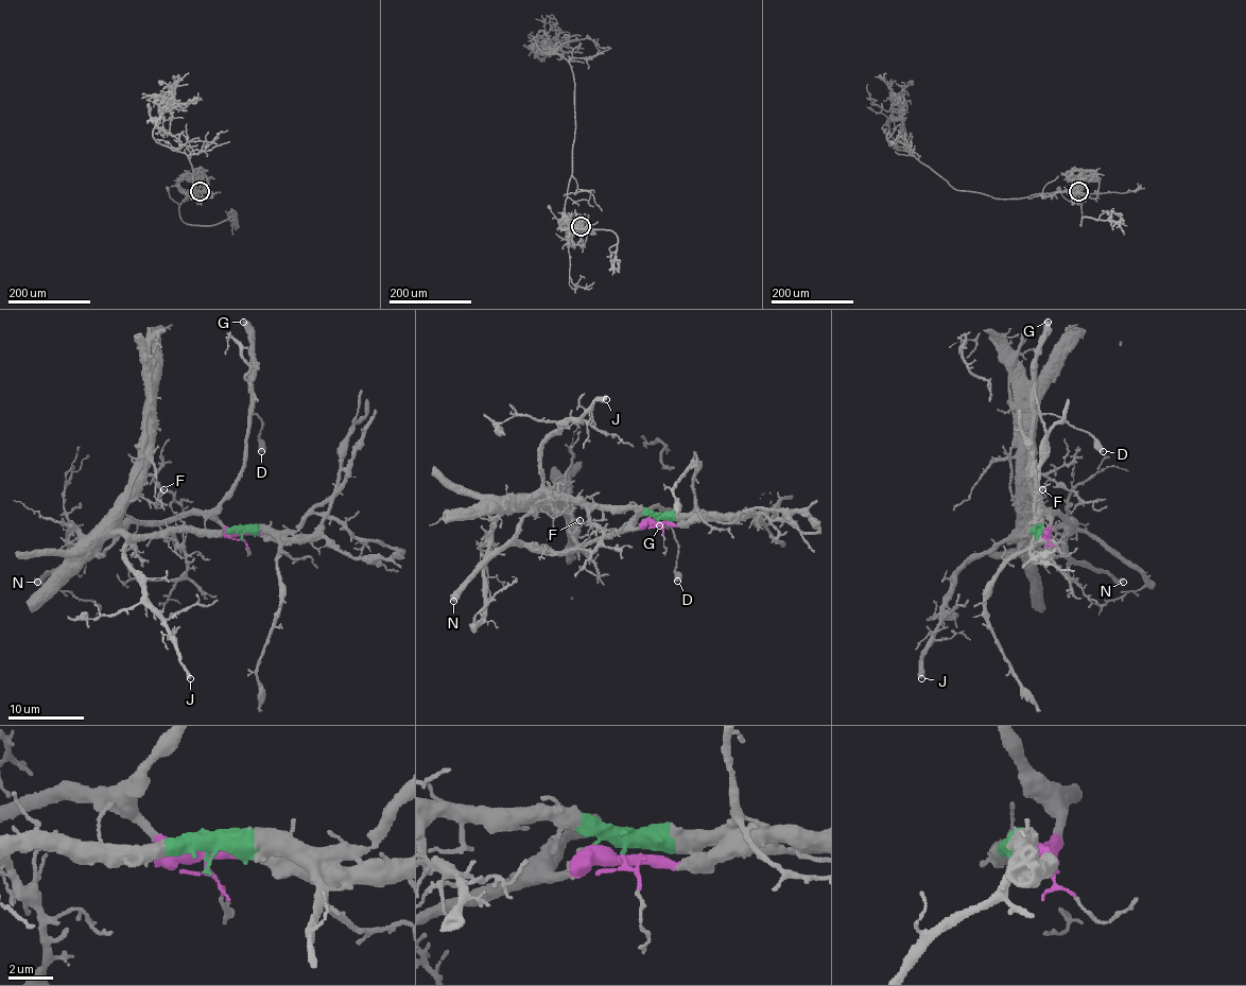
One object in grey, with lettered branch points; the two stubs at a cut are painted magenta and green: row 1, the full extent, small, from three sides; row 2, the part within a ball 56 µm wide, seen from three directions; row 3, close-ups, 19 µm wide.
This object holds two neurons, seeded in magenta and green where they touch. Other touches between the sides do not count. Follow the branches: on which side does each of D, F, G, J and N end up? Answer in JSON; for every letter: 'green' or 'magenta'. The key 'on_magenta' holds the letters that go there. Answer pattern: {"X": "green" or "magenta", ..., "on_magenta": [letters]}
{"D": "magenta", "F": "green", "G": "magenta", "J": "green", "N": "magenta", "on_magenta": ["D", "G", "N"]}

